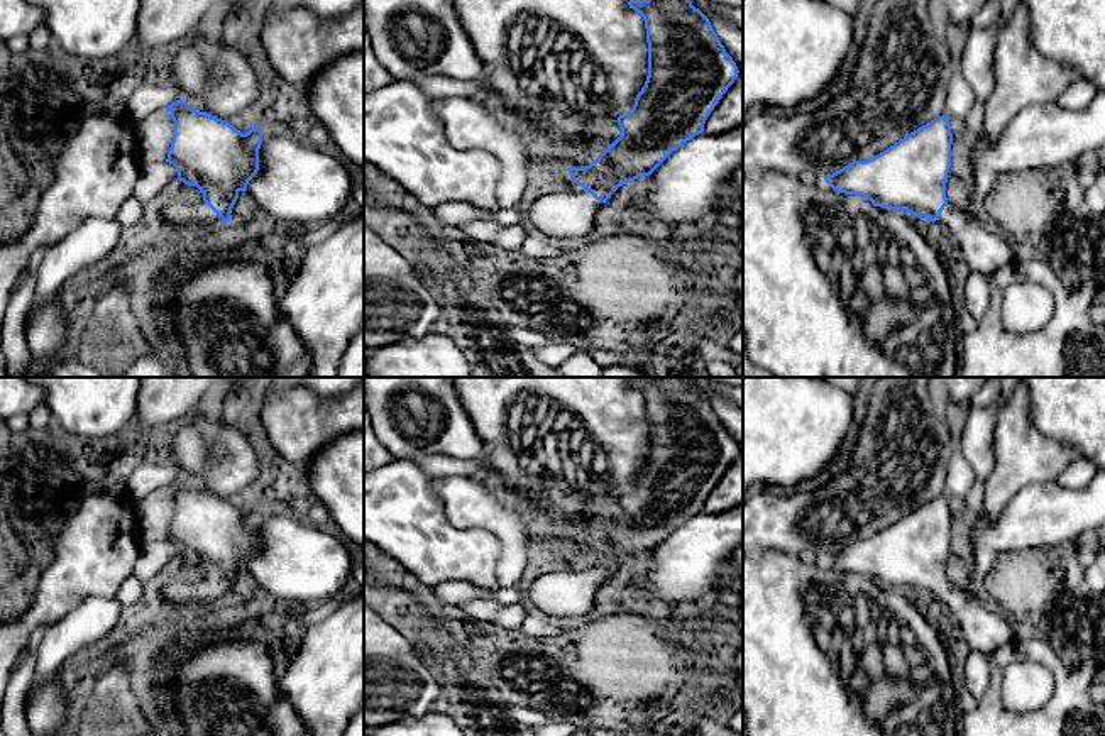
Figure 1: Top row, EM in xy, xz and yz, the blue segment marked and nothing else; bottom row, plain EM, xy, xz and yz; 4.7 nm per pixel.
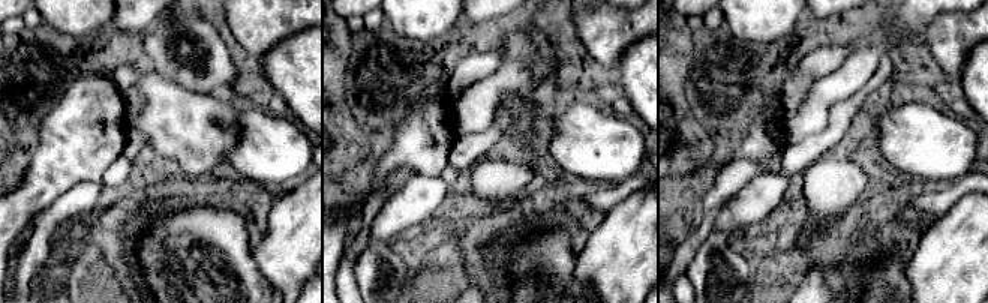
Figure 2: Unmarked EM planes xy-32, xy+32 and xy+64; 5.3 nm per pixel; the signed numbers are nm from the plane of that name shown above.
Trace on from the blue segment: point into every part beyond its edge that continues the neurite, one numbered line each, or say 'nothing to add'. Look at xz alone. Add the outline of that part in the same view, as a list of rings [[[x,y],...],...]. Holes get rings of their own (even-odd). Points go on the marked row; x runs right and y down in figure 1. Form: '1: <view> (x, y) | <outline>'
1: xz (564, 214) | [[[548,186],[528,198],[528,225],[538,235],[582,244],[592,237],[594,218],[601,205],[582,186]]]

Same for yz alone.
1: yz (985, 249) | [[[948,203],[934,225],[958,244],[968,271],[988,279],[1022,254],[1002,232],[988,225],[981,213]]]

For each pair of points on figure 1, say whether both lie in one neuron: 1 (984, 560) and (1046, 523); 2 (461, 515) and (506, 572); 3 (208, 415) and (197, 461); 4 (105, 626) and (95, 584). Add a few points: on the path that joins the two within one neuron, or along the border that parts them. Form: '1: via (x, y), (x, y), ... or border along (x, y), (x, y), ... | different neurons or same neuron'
1: via (997, 545), (1011, 532), (1031, 523) | same neuron
2: via (481, 515), (486, 515), (510, 538), (510, 552) | same neuron
3: via (205, 427), (202, 449) | same neuron
4: border along (115, 596), (85, 598), (63, 616) | different neurons

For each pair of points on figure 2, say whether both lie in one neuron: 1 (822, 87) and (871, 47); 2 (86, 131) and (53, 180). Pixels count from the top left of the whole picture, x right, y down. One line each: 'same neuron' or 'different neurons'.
1: same neuron
2: same neuron

